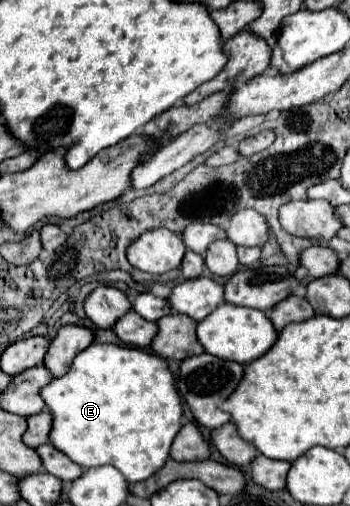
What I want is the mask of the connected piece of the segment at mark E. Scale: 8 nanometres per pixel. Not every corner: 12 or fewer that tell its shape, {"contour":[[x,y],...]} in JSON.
{"contour":[[93,343],[39,393],[51,445],[129,483],[181,427],[167,361]]}

